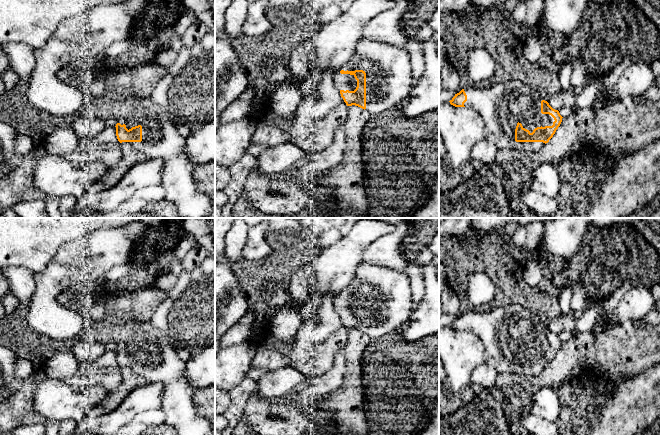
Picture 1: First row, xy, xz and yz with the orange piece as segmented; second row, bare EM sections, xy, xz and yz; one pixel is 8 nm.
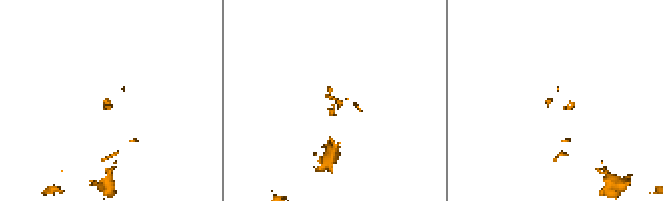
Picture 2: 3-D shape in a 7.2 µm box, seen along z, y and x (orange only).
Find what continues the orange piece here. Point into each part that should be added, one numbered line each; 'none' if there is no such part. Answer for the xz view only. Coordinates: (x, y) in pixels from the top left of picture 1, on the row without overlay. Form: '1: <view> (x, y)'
1: xz (389, 304)

